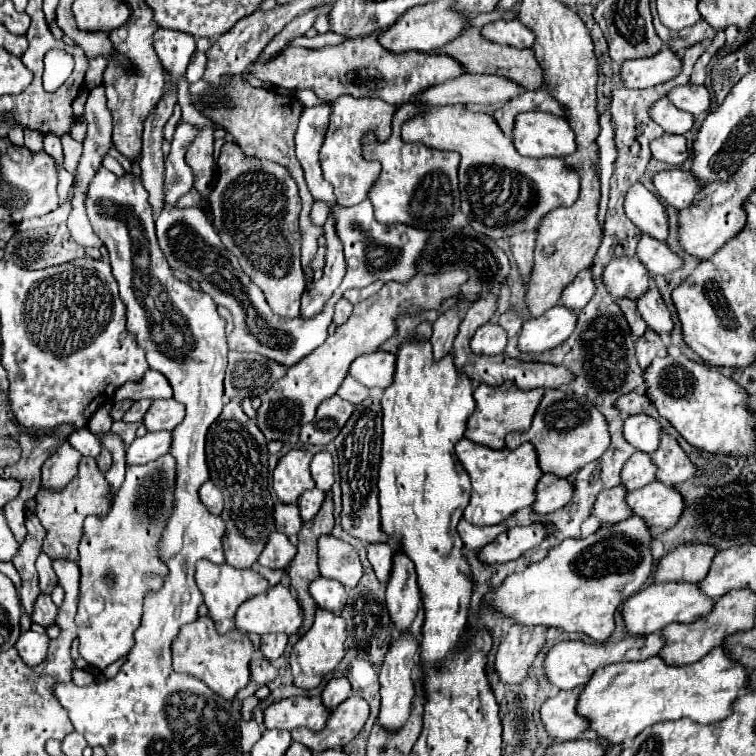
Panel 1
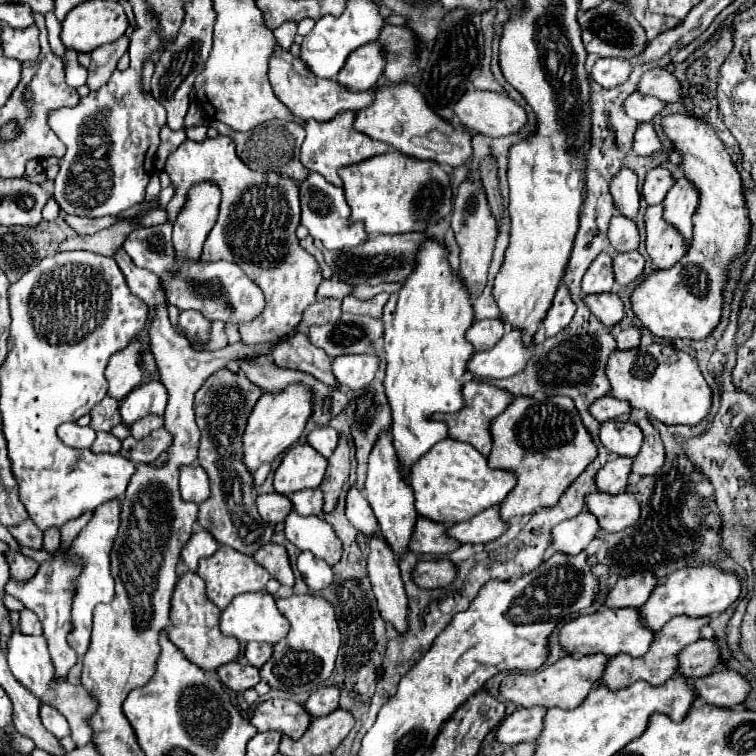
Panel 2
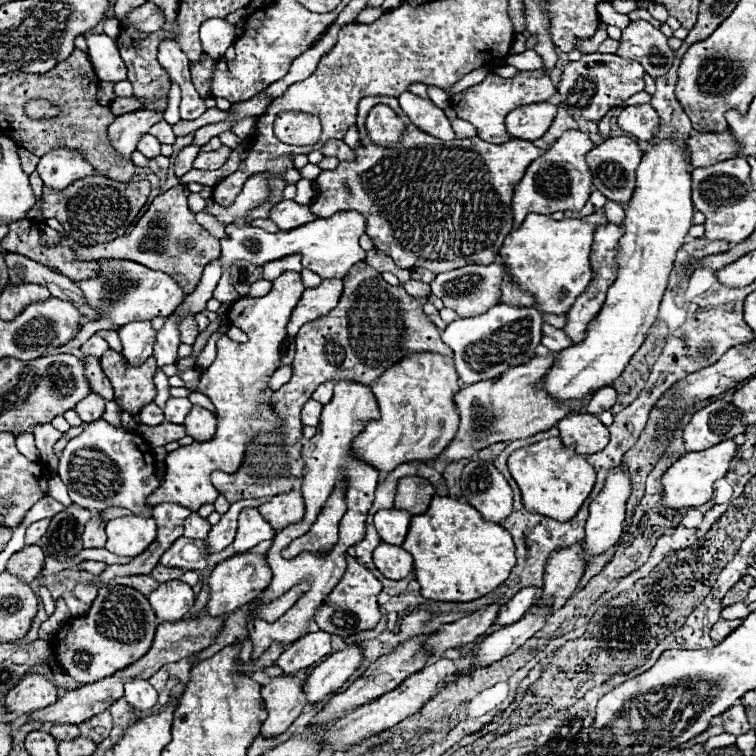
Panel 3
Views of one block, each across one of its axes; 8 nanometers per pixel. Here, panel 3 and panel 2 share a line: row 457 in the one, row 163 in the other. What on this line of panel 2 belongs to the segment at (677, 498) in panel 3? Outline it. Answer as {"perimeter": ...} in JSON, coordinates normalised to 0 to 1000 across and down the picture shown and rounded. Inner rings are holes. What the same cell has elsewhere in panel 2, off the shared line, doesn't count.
{"perimeter":[[[892,151],[881,153],[876,159],[878,175],[892,188],[892,196],[902,204],[902,222],[910,238],[921,241],[921,249],[926,254],[926,272],[915,288],[918,294],[918,315],[915,328],[910,328],[907,339],[884,357],[868,357],[862,365],[857,365],[852,373],[841,378],[836,386],[836,407],[841,418],[849,423],[849,429],[870,447],[884,450],[934,450],[942,437],[950,431],[955,418],[955,402],[958,402],[958,378],[963,376],[963,352],[987,333],[987,325],[992,320],[992,288],[989,288],[989,272],[984,262],[981,249],[981,233],[974,225],[974,217],[968,214],[963,198],[958,196],[955,185],[944,175],[939,164],[929,156],[915,156],[910,151]]]}

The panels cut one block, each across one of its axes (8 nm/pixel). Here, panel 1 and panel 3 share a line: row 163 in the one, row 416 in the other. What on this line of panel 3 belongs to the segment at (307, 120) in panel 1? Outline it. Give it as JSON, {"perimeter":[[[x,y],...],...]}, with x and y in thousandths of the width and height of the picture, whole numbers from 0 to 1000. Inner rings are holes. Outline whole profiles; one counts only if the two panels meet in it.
{"perimeter":[[[407,529],[397,545],[397,558],[402,563],[421,563],[421,556],[423,556],[423,545],[426,545],[426,534],[423,532],[415,532],[415,529]]]}

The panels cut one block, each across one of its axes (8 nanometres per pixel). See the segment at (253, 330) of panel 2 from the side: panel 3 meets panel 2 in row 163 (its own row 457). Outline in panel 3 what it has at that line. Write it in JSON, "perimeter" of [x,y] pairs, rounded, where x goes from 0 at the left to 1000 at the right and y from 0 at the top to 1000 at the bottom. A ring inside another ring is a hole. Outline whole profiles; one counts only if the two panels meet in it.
{"perimeter":[[[378,360],[362,370],[362,378],[352,392],[320,394],[307,402],[307,413],[302,413],[302,423],[328,442],[328,452],[317,455],[294,444],[288,450],[288,466],[283,479],[265,492],[265,505],[259,511],[259,519],[272,521],[288,542],[286,574],[275,585],[257,585],[251,590],[238,590],[235,595],[228,595],[220,603],[220,635],[196,659],[198,669],[206,669],[212,664],[230,664],[259,677],[267,667],[280,667],[286,661],[286,646],[278,638],[278,627],[283,622],[310,627],[320,614],[320,603],[333,574],[352,569],[362,571],[368,566],[370,556],[362,550],[354,534],[360,516],[352,516],[352,508],[360,492],[368,489],[370,458],[373,450],[378,447],[378,429],[399,386],[402,378],[397,362]]]}

